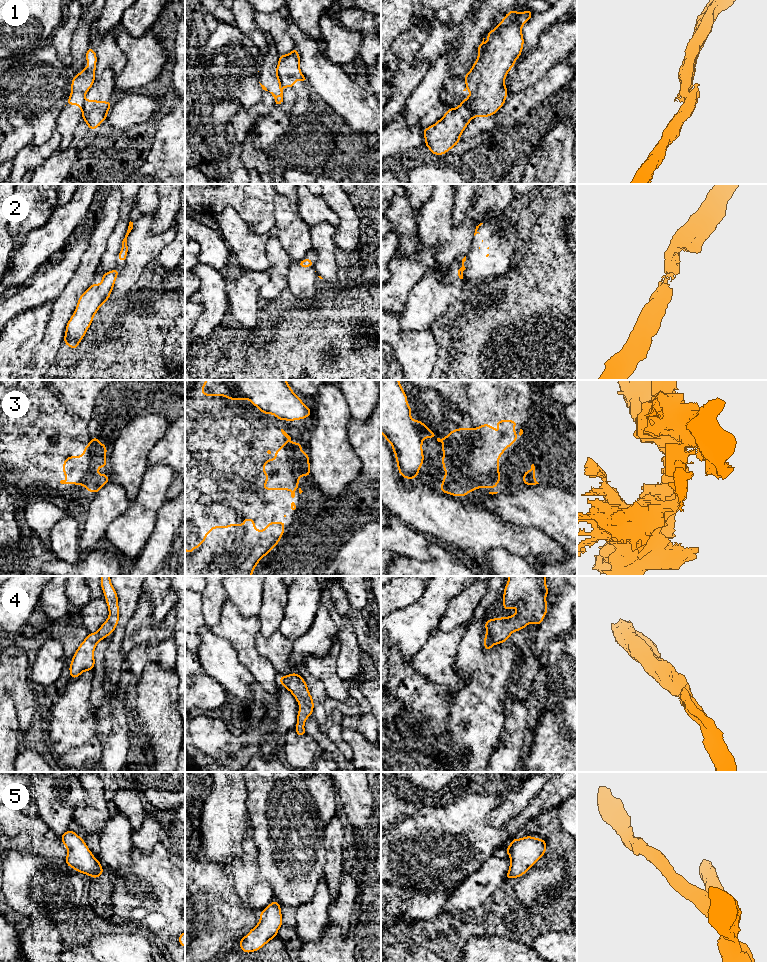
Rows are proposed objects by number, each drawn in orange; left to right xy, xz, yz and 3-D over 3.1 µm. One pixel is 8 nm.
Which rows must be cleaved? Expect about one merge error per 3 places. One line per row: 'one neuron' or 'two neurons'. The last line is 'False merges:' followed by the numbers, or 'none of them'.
1: two neurons
2: one neuron
3: two neurons
4: one neuron
5: one neuron
False merges: 1, 3

